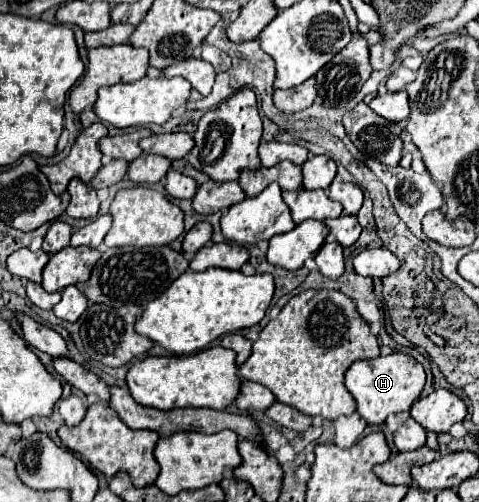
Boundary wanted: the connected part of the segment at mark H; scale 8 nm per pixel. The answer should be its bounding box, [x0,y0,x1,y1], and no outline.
[346,353,426,425]

